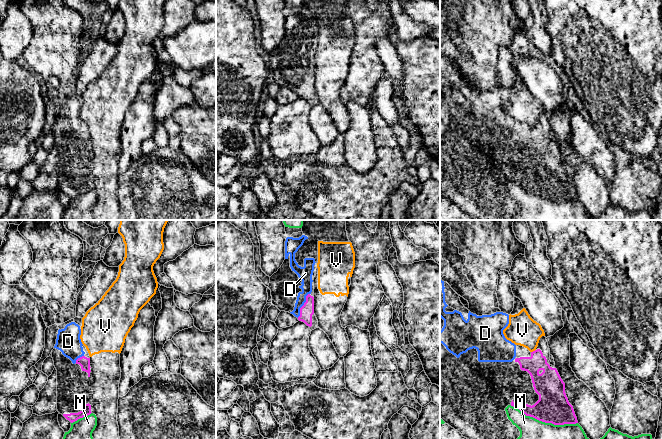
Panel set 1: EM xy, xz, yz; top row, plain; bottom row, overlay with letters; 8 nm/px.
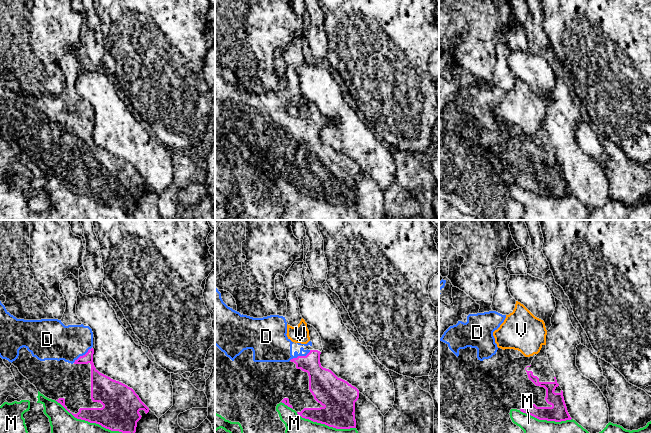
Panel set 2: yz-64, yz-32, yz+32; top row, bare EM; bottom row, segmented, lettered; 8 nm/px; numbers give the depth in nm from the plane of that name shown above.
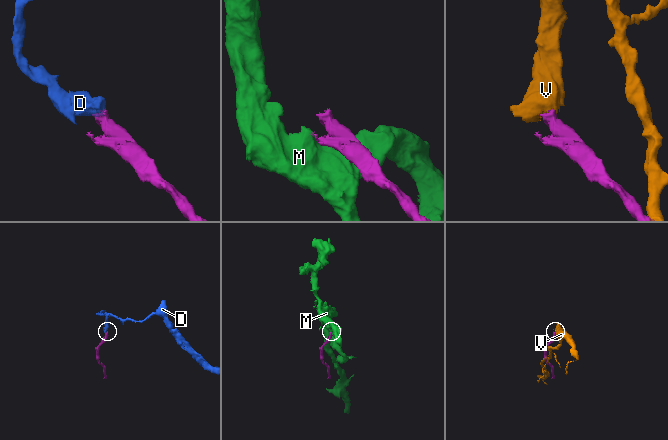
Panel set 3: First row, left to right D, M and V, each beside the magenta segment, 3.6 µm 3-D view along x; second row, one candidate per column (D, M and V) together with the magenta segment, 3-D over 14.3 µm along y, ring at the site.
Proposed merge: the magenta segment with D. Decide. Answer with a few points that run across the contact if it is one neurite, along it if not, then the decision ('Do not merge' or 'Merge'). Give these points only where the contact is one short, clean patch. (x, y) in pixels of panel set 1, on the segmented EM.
Line: xz (307, 310), (303, 305), (306, 292), (305, 274). Merge

